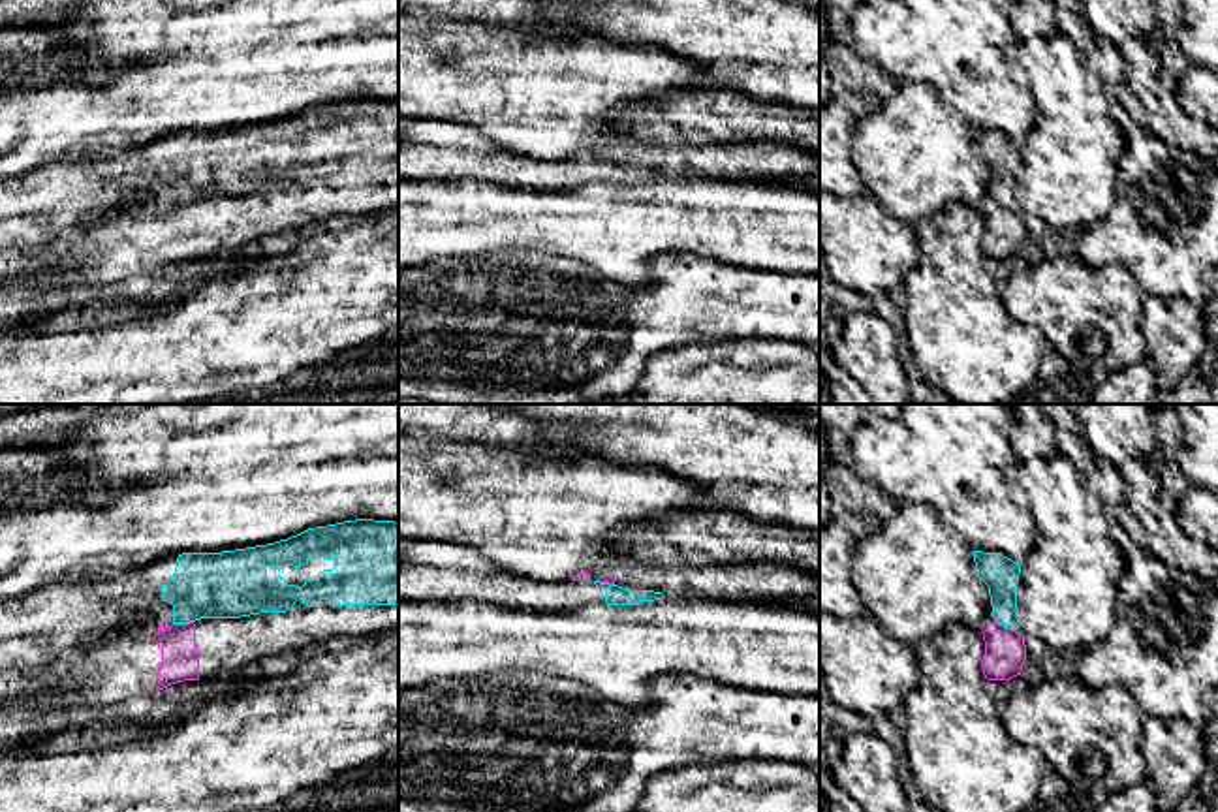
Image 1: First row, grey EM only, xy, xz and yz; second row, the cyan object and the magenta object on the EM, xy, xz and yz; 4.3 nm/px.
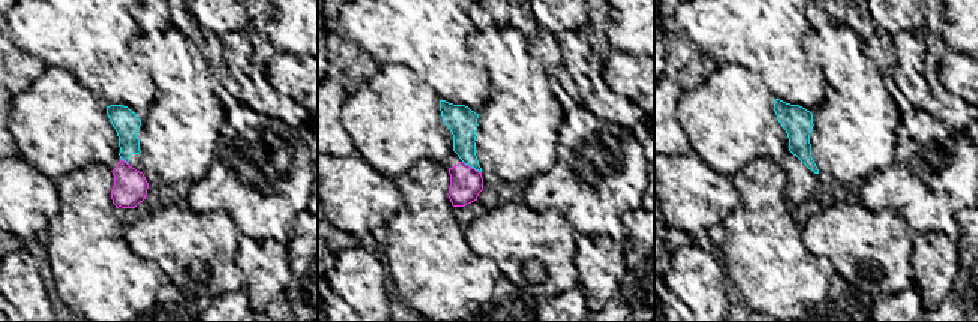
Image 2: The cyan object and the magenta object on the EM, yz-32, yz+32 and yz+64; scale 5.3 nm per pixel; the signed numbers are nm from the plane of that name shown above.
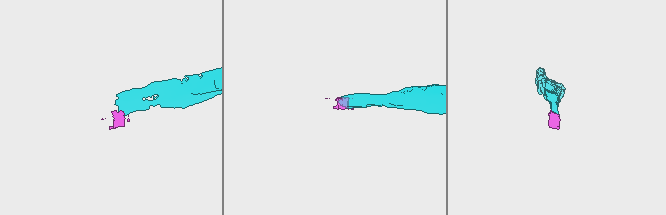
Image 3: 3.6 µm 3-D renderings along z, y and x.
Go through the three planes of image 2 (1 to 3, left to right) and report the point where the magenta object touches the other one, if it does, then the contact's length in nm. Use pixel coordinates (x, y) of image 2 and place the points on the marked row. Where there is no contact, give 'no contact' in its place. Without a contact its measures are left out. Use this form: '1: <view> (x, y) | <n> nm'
1: yz-32 (123, 159) | 50 nm
2: yz+32 (471, 166) | 120 nm
3: no contact

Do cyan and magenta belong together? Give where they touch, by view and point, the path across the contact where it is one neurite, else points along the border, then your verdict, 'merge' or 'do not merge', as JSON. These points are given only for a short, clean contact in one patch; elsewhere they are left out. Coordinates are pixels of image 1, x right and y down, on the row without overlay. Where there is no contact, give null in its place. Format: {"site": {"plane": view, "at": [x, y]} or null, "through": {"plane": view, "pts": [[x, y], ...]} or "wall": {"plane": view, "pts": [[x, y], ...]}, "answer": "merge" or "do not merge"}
{"site": {"plane": "xy", "at": [183, 202]}, "through": {"plane": "xy", "pts": [[205, 164], [192, 177], [183, 202], [179, 230]]}, "answer": "merge"}

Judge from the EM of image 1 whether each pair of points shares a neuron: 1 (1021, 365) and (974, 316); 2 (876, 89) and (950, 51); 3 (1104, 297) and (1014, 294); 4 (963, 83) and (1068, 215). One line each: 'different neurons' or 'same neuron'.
1: same neuron
2: different neurons
3: same neuron
4: different neurons

